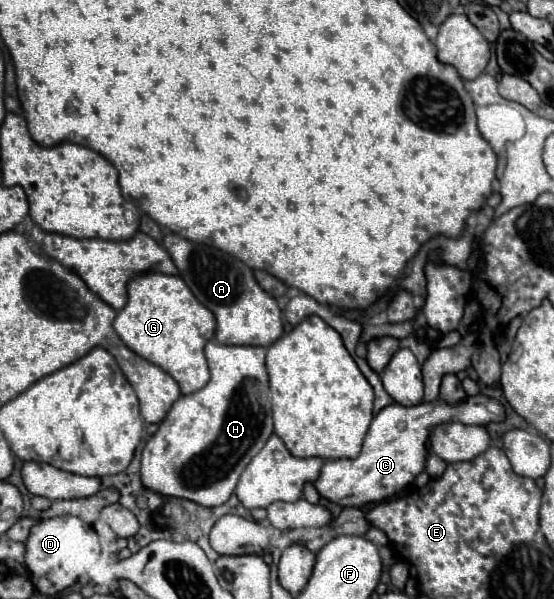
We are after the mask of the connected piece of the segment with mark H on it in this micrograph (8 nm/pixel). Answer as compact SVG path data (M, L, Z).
M208 341L206 359L210 369L210 381L206 387L192 395L182 395L160 421L158 431L146 441L140 461L142 485L154 493L166 497L180 497L194 501L204 507L218 507L230 499L236 489L242 469L252 461L252 457L266 445L272 431L272 411L258 401L258 387L268 387L266 375L266 349L246 347L246 345L222 345L218 341Z

